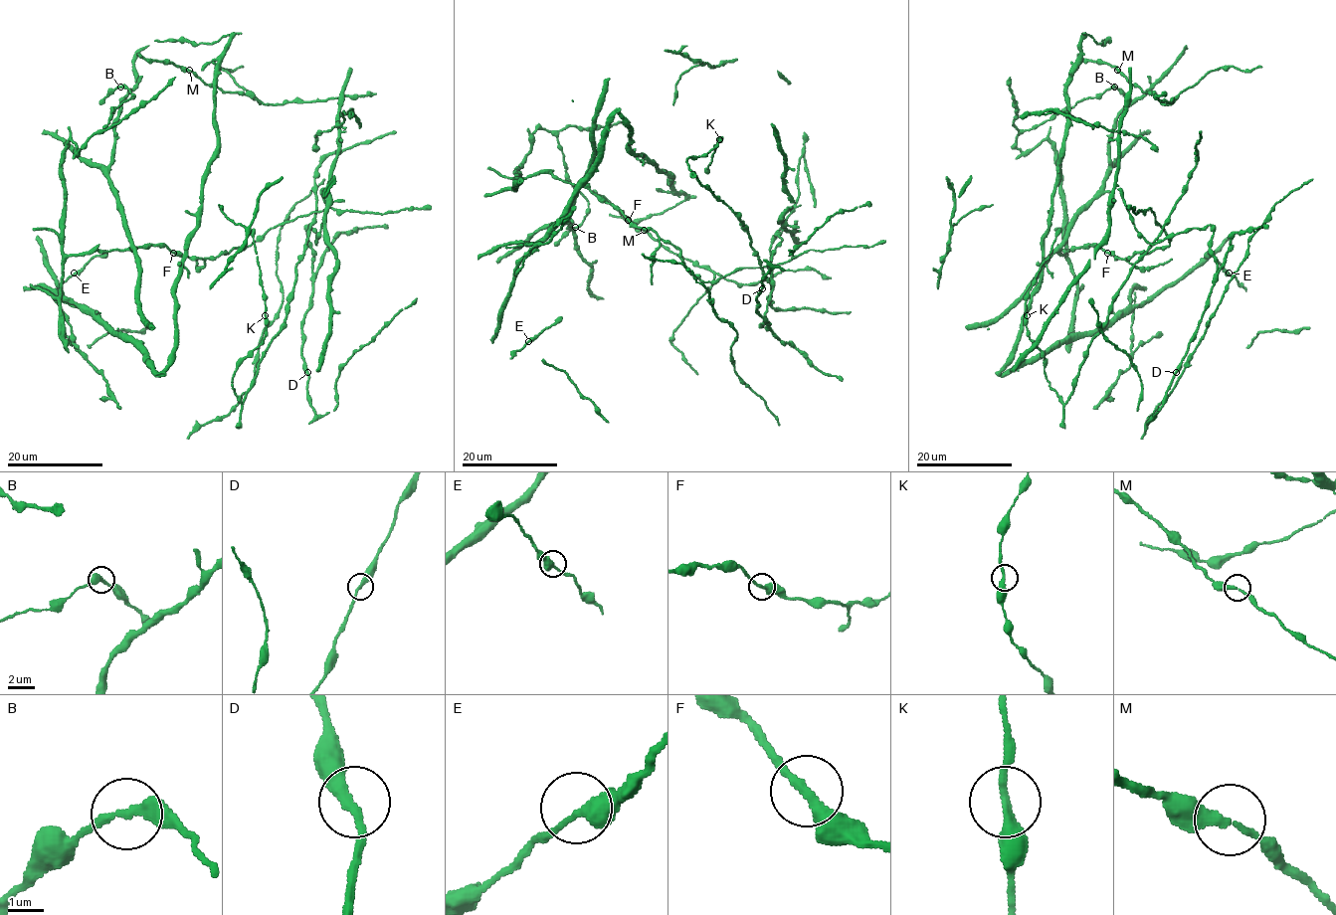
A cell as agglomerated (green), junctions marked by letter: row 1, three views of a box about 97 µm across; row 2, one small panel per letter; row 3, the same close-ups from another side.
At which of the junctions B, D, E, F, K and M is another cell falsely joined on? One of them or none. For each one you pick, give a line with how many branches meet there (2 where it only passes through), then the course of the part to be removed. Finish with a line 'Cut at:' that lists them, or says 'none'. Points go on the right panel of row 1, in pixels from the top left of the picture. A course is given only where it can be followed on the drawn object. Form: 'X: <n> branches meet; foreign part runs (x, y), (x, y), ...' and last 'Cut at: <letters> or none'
Cut at: none

